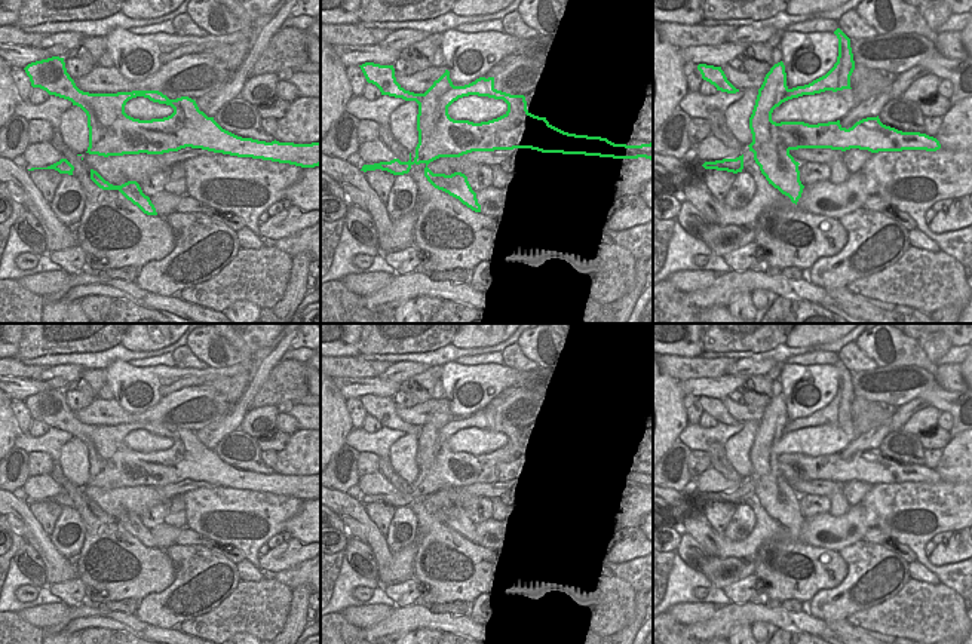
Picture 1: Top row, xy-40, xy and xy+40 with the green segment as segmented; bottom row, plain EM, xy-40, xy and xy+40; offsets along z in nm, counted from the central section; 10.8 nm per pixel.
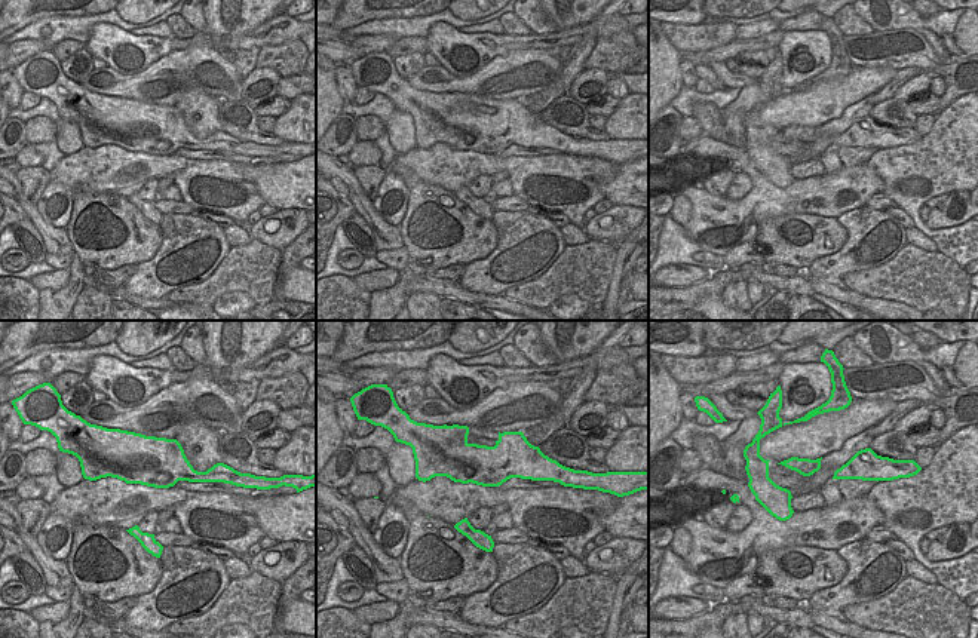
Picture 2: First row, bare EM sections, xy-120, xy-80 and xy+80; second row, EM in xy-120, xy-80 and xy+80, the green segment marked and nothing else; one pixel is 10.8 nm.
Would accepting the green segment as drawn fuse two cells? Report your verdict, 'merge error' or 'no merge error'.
merge error

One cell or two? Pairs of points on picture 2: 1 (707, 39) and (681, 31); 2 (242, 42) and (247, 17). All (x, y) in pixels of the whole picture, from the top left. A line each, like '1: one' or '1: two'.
1: one
2: two

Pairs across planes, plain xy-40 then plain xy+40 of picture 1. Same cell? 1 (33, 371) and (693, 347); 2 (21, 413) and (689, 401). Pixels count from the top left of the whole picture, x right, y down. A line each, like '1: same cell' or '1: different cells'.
1: different cells
2: same cell

